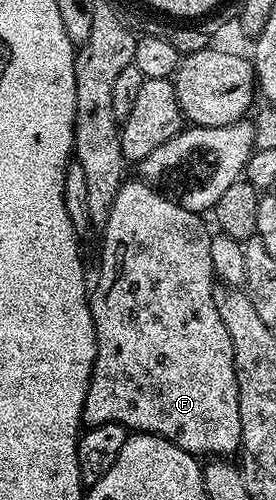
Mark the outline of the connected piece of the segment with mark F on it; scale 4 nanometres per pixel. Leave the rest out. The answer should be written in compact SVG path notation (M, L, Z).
M145 181L137 183L122 182L119 193L111 205L111 213L103 224L105 240L101 243L101 272L97 275L97 284L92 284L89 308L93 314L95 337L97 338L97 356L93 362L93 372L89 378L89 388L85 398L84 422L89 425L99 423L122 423L126 429L136 429L147 435L161 435L174 443L179 449L194 457L229 457L241 446L241 422L239 421L239 385L235 377L235 361L231 337L223 317L219 317L217 303L213 300L215 276L211 265L210 232L205 232L201 224L202 216L195 211L183 209L176 198L168 199L156 191L156 186Z

